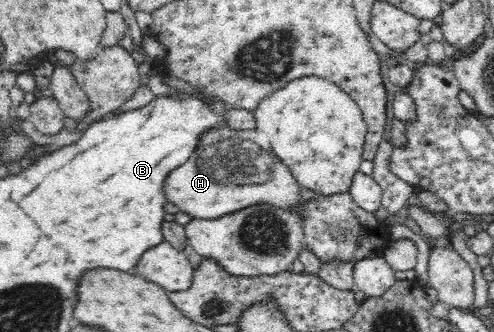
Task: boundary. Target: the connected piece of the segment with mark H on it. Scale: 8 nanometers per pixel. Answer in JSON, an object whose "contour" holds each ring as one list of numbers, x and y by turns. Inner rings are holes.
{"contour":[[230,110,228,126,218,126,214,132,208,132,192,158,179,167,166,178,164,193,172,204,194,219,212,220,260,203,290,211,302,221,305,217,308,201,302,199,304,188,257,130,253,111]]}

